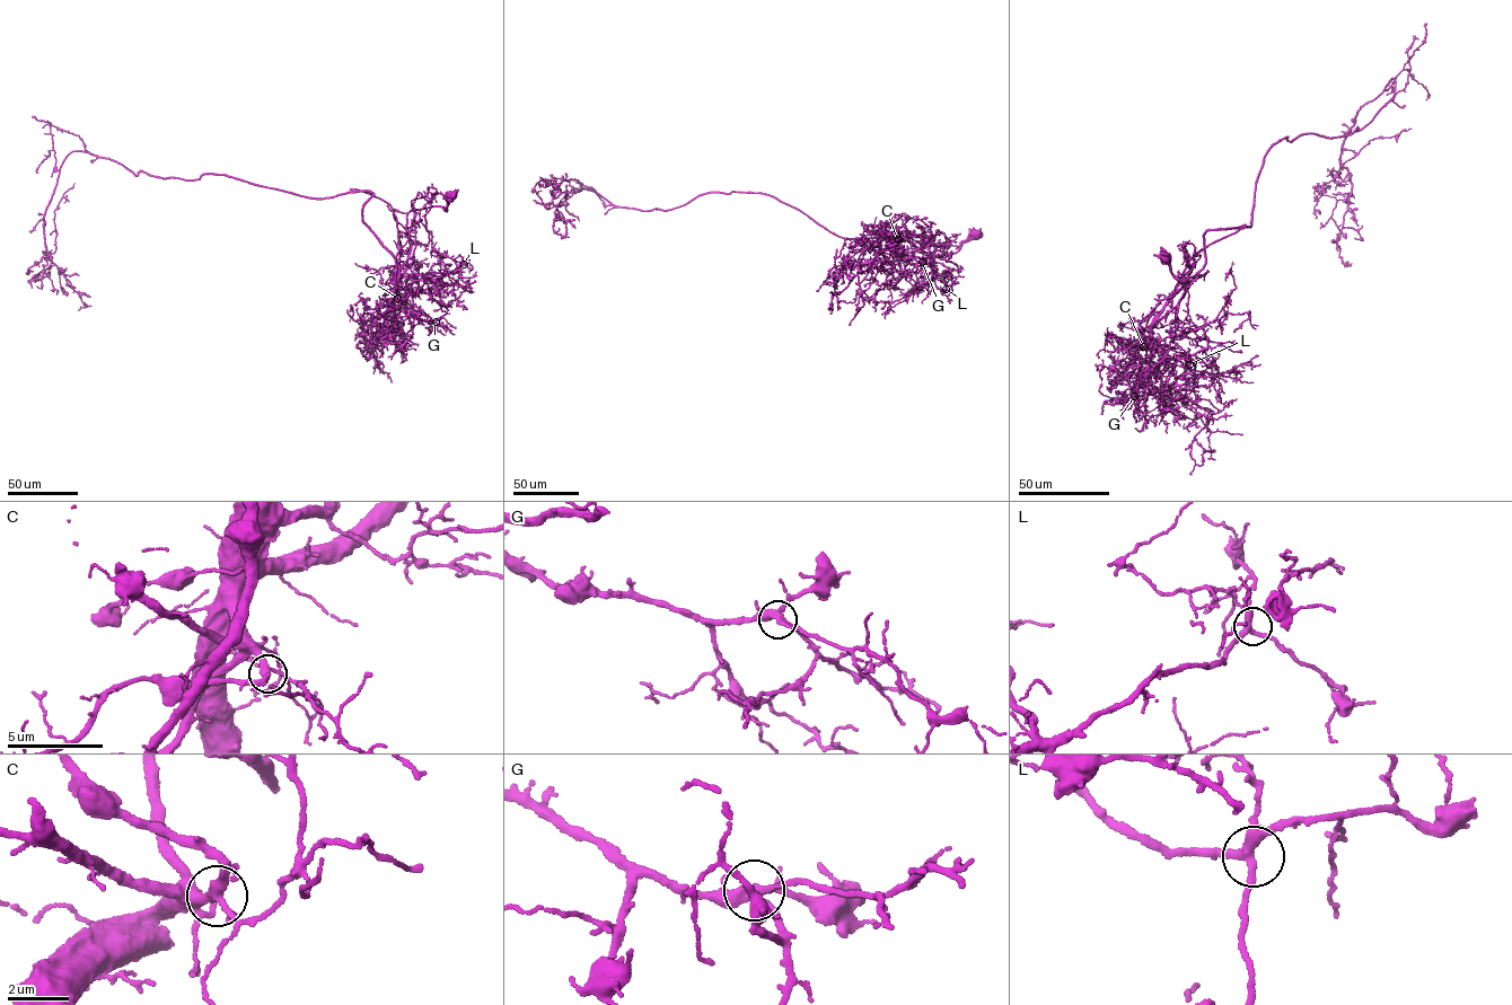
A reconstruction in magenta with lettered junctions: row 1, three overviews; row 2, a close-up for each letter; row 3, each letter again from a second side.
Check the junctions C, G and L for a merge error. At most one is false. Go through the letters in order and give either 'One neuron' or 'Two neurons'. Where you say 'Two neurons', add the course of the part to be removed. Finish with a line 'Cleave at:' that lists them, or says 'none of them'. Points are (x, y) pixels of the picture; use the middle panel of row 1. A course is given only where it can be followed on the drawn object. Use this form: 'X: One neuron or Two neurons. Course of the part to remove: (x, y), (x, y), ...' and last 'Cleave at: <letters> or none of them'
C: One neuron
G: One neuron
L: One neuron
Cleave at: none of them

